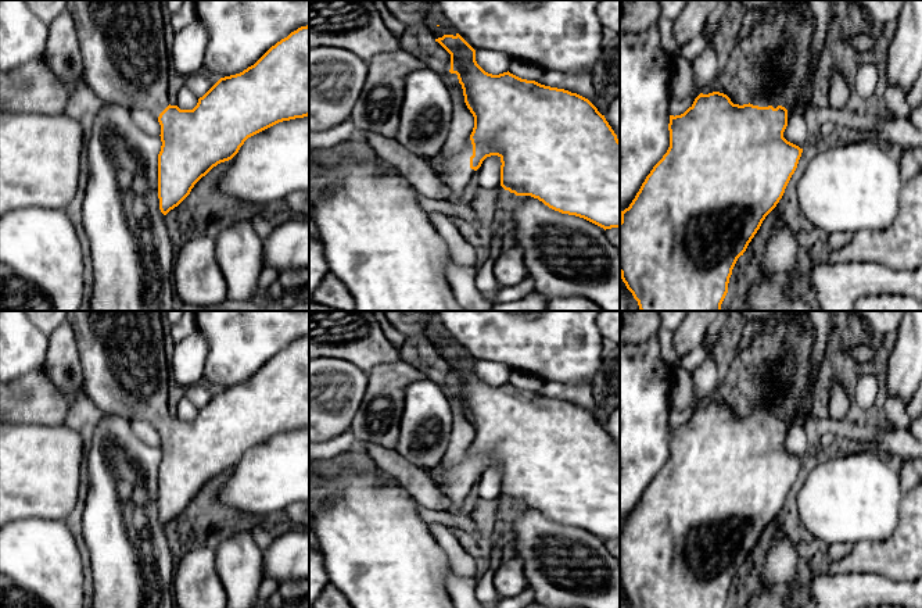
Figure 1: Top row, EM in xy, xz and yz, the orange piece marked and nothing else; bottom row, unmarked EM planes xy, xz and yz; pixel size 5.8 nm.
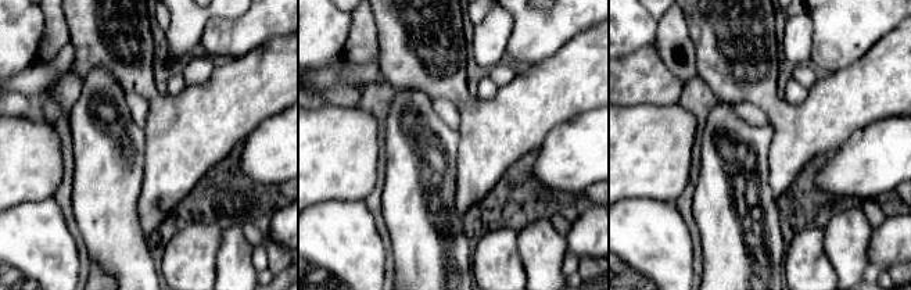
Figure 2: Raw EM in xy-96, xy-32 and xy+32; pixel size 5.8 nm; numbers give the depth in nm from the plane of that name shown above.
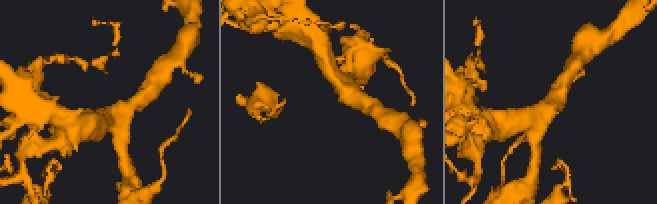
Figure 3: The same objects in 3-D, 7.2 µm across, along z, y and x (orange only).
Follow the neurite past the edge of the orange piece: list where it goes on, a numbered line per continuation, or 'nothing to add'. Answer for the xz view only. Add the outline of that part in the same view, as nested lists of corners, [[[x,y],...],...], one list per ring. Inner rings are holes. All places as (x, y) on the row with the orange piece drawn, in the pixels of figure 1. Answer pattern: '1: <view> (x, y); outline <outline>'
1: xz (455, 175); outline [[[469,137],[464,147],[446,160],[441,169],[433,169],[446,190],[446,201],[459,204],[476,176],[477,171],[470,168],[471,155],[473,144]]]

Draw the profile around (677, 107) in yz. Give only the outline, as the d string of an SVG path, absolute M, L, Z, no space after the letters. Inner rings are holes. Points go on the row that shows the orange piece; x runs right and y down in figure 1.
M689 96L686 99L682 100L671 100L670 103L670 115L681 115L684 114L689 107L692 107L693 101L695 101L695 96Z

